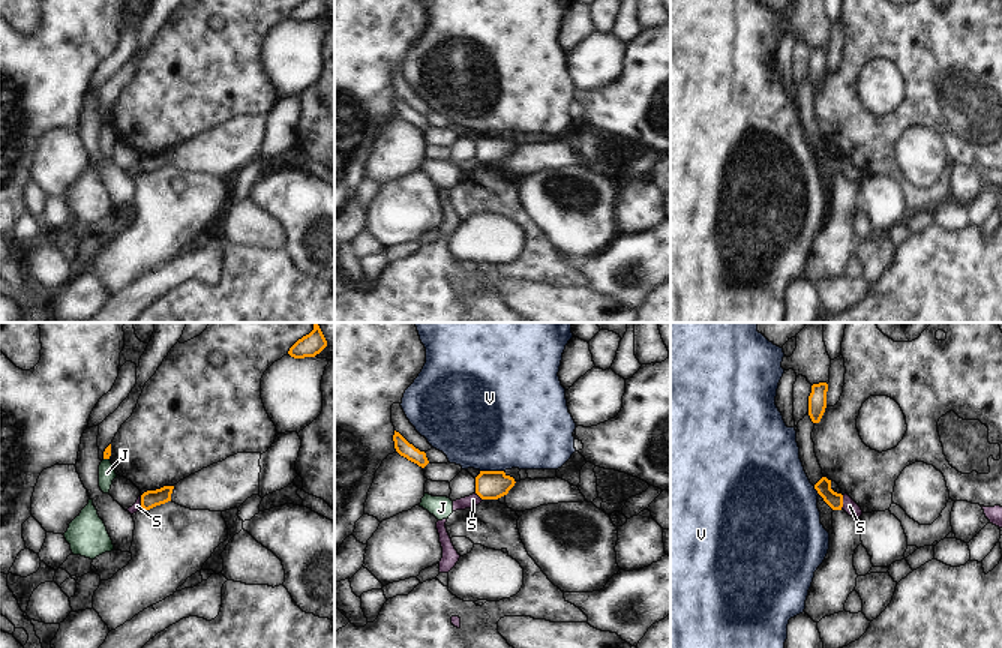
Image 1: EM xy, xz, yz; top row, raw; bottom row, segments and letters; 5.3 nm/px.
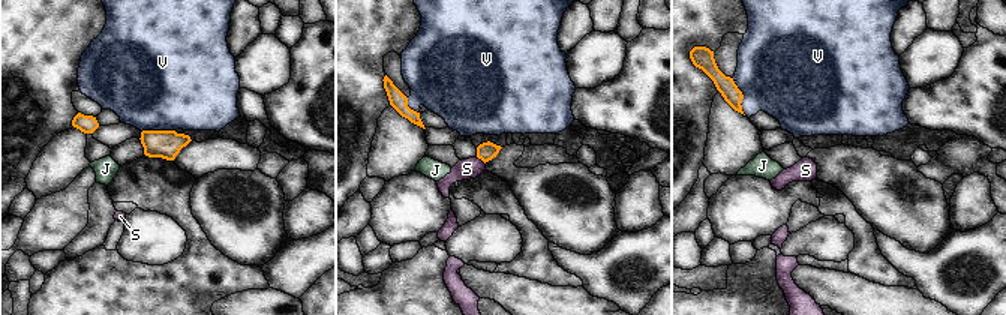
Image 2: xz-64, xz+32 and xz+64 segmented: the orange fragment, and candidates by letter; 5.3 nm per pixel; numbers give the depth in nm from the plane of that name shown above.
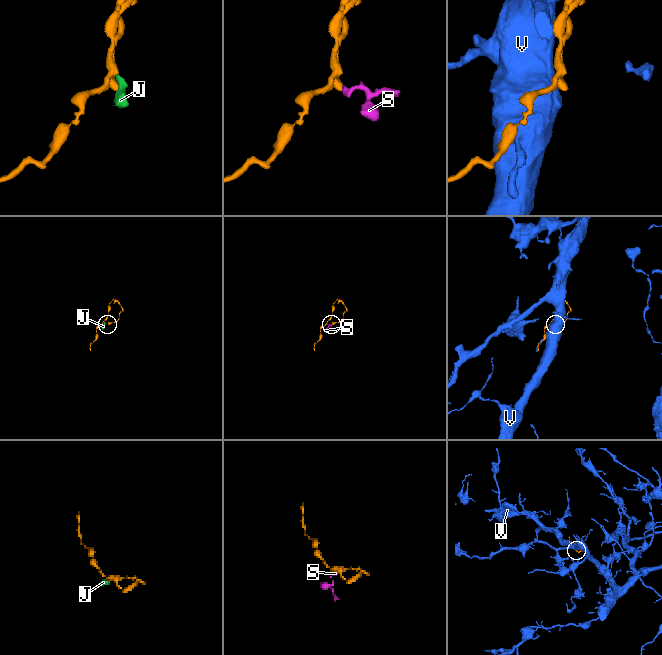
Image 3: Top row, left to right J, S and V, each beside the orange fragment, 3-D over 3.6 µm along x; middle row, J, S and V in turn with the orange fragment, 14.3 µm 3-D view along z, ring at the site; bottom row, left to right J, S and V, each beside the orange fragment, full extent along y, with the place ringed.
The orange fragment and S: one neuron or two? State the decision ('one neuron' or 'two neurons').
two neurons

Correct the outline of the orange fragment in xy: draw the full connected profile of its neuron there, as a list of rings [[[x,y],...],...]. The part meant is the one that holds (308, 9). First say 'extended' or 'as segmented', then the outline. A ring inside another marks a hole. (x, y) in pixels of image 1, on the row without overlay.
as segmented | [[[303,0],[288,15],[294,22],[315,21],[327,10],[324,0]]]

